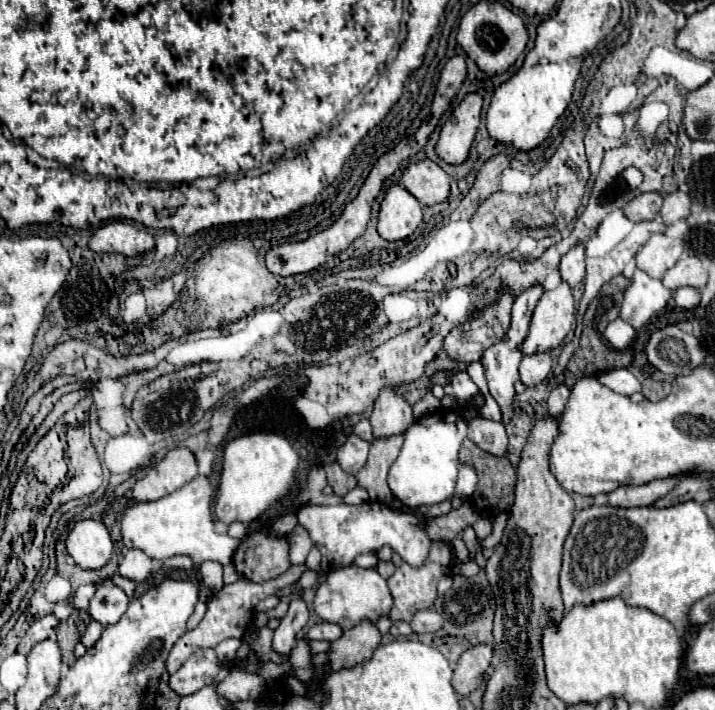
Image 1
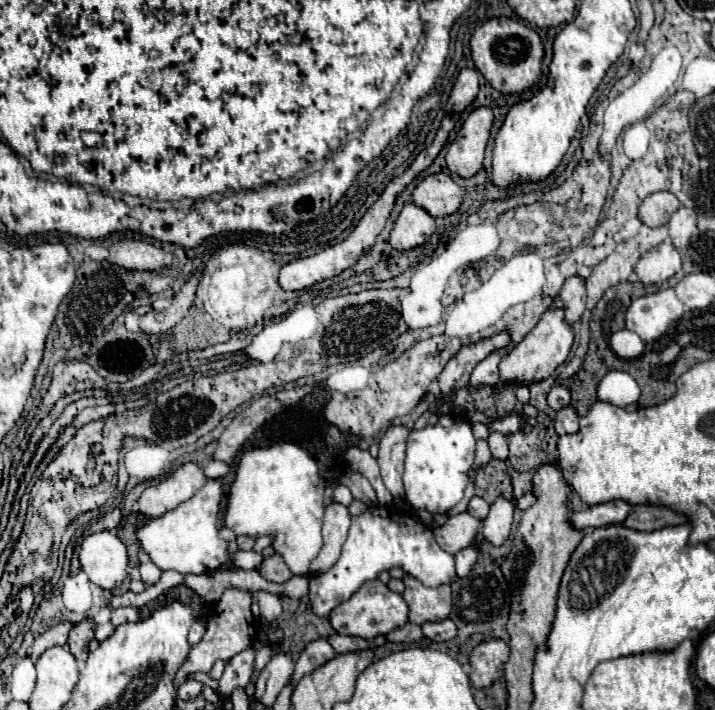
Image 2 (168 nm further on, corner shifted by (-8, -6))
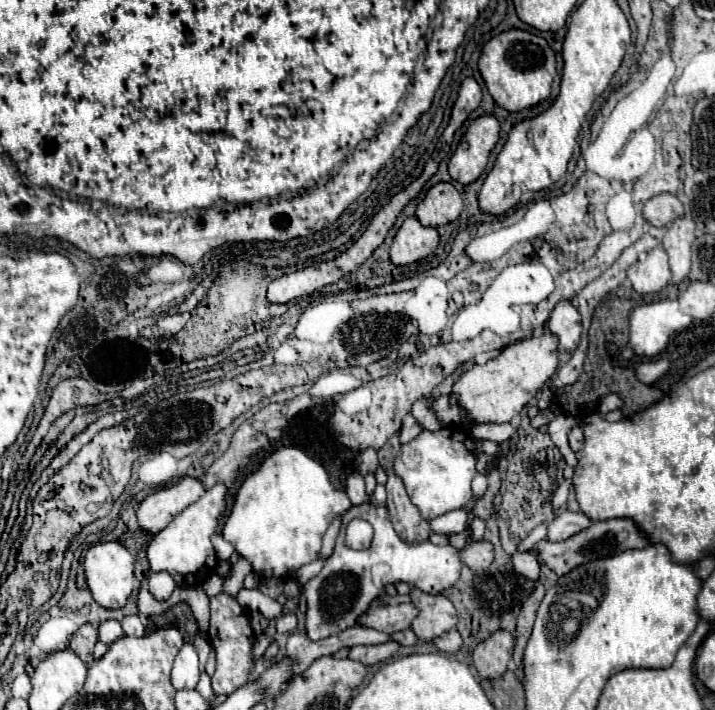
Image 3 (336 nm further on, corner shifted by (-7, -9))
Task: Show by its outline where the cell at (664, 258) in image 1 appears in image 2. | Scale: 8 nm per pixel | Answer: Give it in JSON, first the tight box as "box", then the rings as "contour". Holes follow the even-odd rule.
{"box":[634,241,682,285],"contour":[[[664,241],[658,247],[650,249],[634,267],[638,279],[644,285],[662,283],[674,277],[680,269],[682,269],[682,253],[670,241]]]}

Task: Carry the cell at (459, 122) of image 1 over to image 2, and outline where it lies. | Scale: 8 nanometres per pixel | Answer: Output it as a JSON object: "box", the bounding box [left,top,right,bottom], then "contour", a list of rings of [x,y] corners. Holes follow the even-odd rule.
{"box":[446,107,494,177],"contour":[[[478,107],[468,115],[468,119],[464,121],[462,129],[458,131],[456,139],[452,141],[446,153],[446,165],[452,175],[472,177],[482,169],[492,119],[494,115],[490,107]]]}

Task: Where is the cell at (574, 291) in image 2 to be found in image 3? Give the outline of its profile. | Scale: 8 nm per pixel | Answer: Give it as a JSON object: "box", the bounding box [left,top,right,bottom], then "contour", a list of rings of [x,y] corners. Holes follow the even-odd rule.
{"box":[547,300,581,354],"contour":[[[569,300],[559,302],[555,306],[547,326],[549,326],[549,332],[559,338],[559,346],[557,346],[559,354],[571,352],[577,348],[579,336],[581,336],[581,316]]]}

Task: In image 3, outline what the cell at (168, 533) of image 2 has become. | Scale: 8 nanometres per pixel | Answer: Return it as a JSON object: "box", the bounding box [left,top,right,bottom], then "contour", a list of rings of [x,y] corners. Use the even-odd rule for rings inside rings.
{"box":[147,484,227,586],"contour":[[[215,484],[211,490],[205,492],[203,498],[199,498],[195,504],[187,506],[181,514],[177,514],[165,530],[153,536],[147,548],[151,572],[169,572],[177,586],[197,586],[213,572],[213,568],[217,566],[217,556],[211,544],[211,536],[217,530],[219,516],[225,510],[225,496],[227,486]]]}

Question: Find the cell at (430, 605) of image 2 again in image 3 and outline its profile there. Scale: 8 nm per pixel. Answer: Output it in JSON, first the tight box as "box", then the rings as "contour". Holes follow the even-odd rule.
{"box":[411,588,455,642],"contour":[[[417,588],[411,590],[411,602],[419,608],[419,616],[413,620],[411,628],[419,640],[431,642],[439,634],[455,628],[455,608],[449,598],[437,594],[425,594]]]}

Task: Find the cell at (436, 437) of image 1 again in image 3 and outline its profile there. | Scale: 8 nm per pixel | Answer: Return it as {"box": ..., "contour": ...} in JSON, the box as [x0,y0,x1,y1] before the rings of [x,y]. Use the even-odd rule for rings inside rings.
{"box":[395,426,475,520],"contour":[[[459,426],[439,428],[435,432],[423,430],[417,438],[403,444],[395,456],[395,474],[403,480],[411,502],[421,510],[425,520],[469,506],[473,500],[471,480],[475,470],[475,440]]]}

